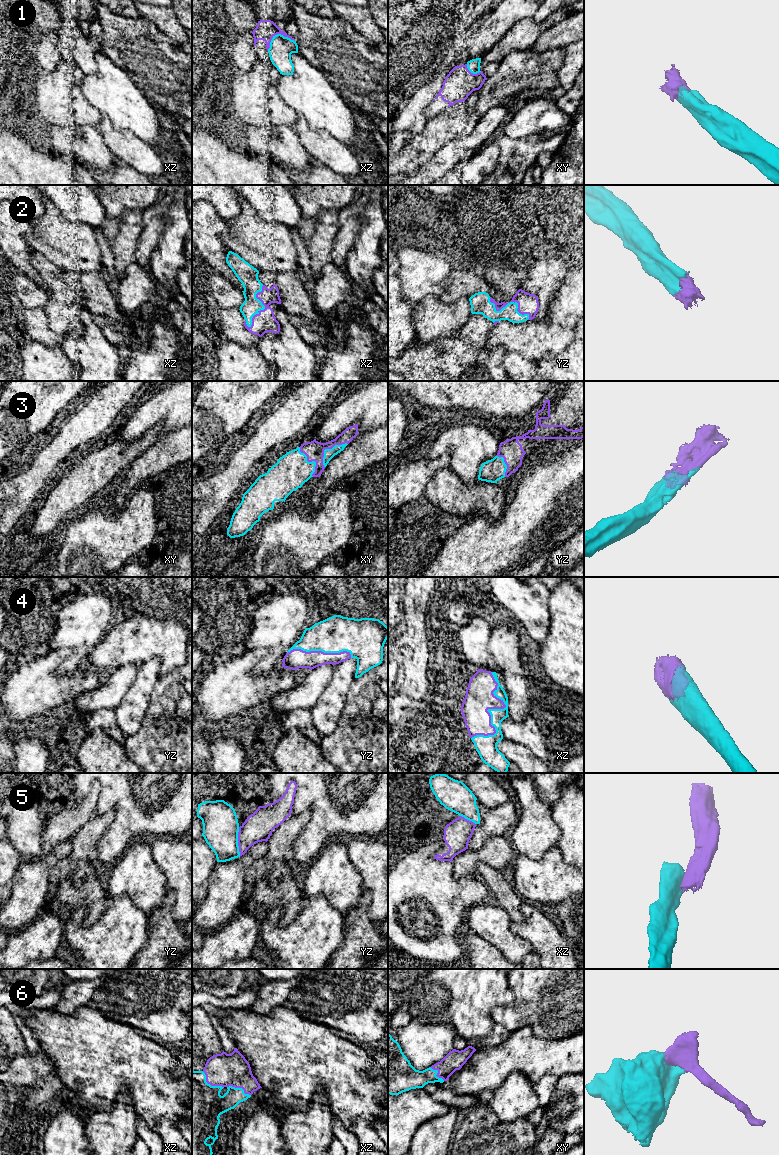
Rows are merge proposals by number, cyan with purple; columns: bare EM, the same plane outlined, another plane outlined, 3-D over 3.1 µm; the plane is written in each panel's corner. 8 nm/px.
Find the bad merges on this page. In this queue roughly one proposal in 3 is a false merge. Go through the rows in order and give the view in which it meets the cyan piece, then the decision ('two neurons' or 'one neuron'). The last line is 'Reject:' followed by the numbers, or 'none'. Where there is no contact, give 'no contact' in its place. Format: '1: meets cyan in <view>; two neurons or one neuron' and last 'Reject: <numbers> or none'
1: meets cyan in xz; one neuron
2: meets cyan in xz; one neuron
3: meets cyan in xy; one neuron
4: meets cyan in xz; one neuron
5: meets cyan in yz; two neurons
6: meets cyan in xz; one neuron
Reject: 5

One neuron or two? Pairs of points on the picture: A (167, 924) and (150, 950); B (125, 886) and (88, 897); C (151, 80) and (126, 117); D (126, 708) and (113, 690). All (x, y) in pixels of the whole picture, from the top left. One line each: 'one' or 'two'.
A: one
B: two
C: two
D: two

